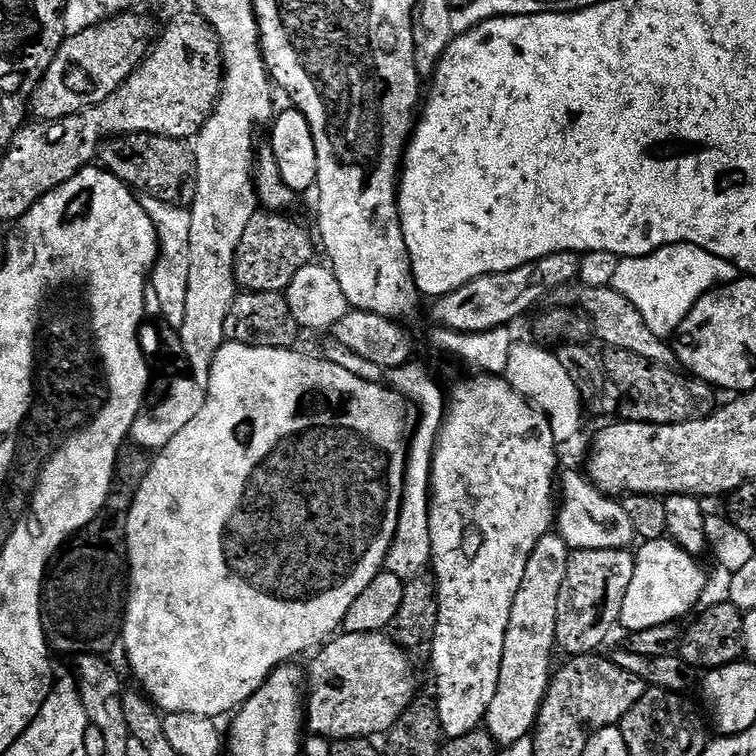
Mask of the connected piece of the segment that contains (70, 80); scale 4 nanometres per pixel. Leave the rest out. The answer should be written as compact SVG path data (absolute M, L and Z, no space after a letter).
M139 11L121 12L81 32L73 32L58 50L50 70L32 94L30 112L37 121L76 116L85 108L110 98L135 68L139 68L154 43L152 24Z

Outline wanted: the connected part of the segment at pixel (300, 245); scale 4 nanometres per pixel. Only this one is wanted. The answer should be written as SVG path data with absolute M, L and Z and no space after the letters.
M257 210L250 222L247 223L246 230L242 233L241 241L238 242L237 252L236 252L236 261L233 264L233 272L236 275L237 285L243 291L246 292L284 292L287 289L288 283L290 282L290 278L294 278L294 274L298 274L298 270L302 270L302 266L306 266L307 264L313 263L314 256L312 256L312 240L314 244L314 236L312 236L308 232L303 232L302 229L299 228L298 225L295 224L292 220L283 220L284 216L280 214L273 214L269 211L265 210Z

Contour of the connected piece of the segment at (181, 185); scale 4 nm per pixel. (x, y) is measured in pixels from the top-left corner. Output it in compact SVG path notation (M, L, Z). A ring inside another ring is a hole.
M135 132L105 141L98 158L108 172L141 197L149 196L177 206L188 206L195 198L197 160L195 151L185 141Z

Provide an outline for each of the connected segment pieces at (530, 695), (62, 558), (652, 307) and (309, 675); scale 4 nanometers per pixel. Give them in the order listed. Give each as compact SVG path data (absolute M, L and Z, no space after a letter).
M558 534L542 537L530 562L526 562L526 574L514 606L510 610L510 626L506 626L506 642L502 650L502 670L498 674L498 690L494 690L494 702L484 716L487 732L497 745L507 746L525 739L535 729L536 719L552 678L554 663L552 651L557 651L556 623L558 622L558 594L566 578L566 566L570 549Z
M125 446L120 449L116 459L116 472L112 475L112 491L108 493L108 501L88 525L75 536L64 541L60 551L55 552L52 561L44 572L44 581L40 587L40 617L44 627L44 637L48 639L48 647L53 653L65 652L69 658L108 654L112 647L117 647L124 626L124 610L128 602L130 573L128 571L128 511L132 505L138 486L146 478L153 457L143 448Z
M667 244L665 248L659 248L645 256L623 257L618 270L614 270L614 278L610 286L618 294L622 294L622 298L626 298L626 302L630 302L630 306L634 306L634 310L638 310L638 314L642 314L646 326L650 326L650 330L654 330L654 334L668 338L671 337L671 332L672 335L679 333L680 323L686 318L686 314L690 314L690 310L698 302L698 298L702 298L707 292L722 284L732 283L737 276L734 265L710 254L710 250L702 250L693 244Z
M344 632L329 639L316 654L308 672L306 668L306 728L313 736L326 736L332 740L345 740L351 736L376 738L379 732L380 735L387 734L417 699L413 661L403 648L393 642L391 635L384 632Z

